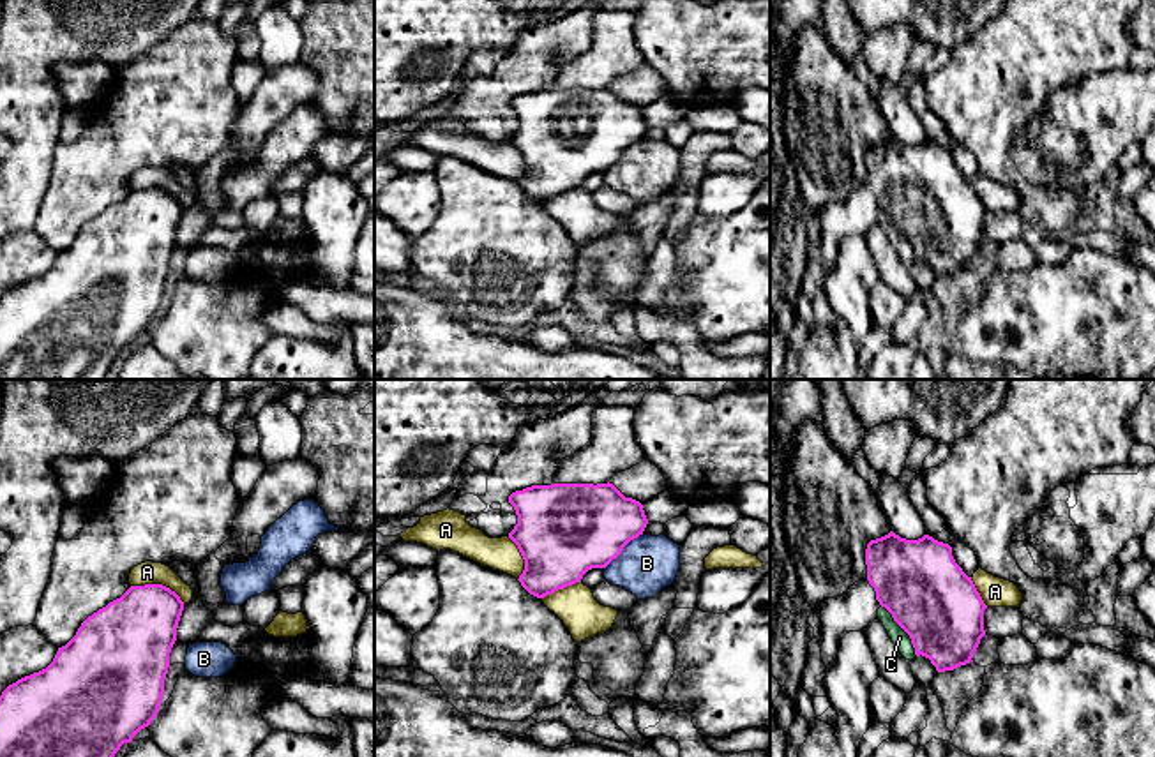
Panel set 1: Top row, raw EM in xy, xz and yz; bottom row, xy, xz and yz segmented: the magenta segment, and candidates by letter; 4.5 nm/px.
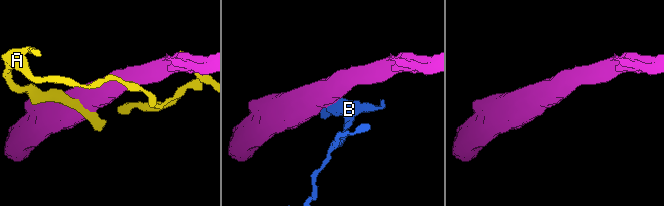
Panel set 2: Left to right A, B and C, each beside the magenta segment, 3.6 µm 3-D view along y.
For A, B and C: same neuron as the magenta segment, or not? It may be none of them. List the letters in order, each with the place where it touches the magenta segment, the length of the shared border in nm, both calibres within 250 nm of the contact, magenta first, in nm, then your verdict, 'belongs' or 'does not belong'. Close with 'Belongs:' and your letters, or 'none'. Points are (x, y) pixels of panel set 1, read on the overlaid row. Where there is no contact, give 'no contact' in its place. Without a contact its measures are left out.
A: meets magenta in xy at (159, 584); contact 260 nm long; 360 nm thick on the magenta side, 100 nm on the other; does not belong
B: meets magenta in xz at (622, 549); contact 240 nm long; 400 nm thick on the magenta side, 260 nm on the other; does not belong
C: meets magenta in yz at (903, 629); contact 280 nm long; 380 nm thick on the magenta side, 80 nm on the other; does not belong
Belongs: none

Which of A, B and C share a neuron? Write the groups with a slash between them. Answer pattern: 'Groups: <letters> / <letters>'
Groups: A / B C

